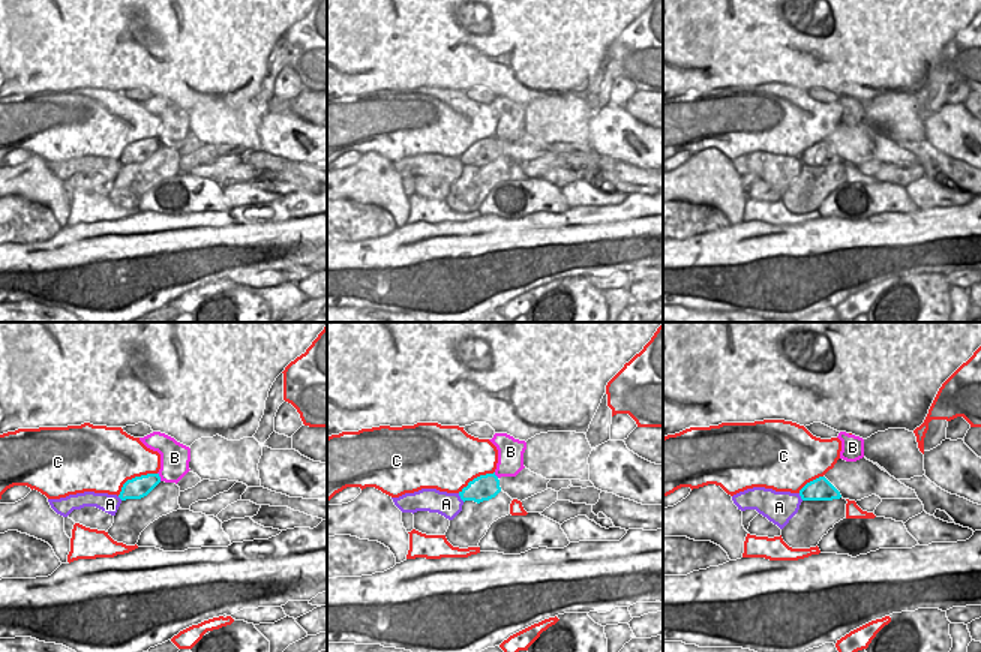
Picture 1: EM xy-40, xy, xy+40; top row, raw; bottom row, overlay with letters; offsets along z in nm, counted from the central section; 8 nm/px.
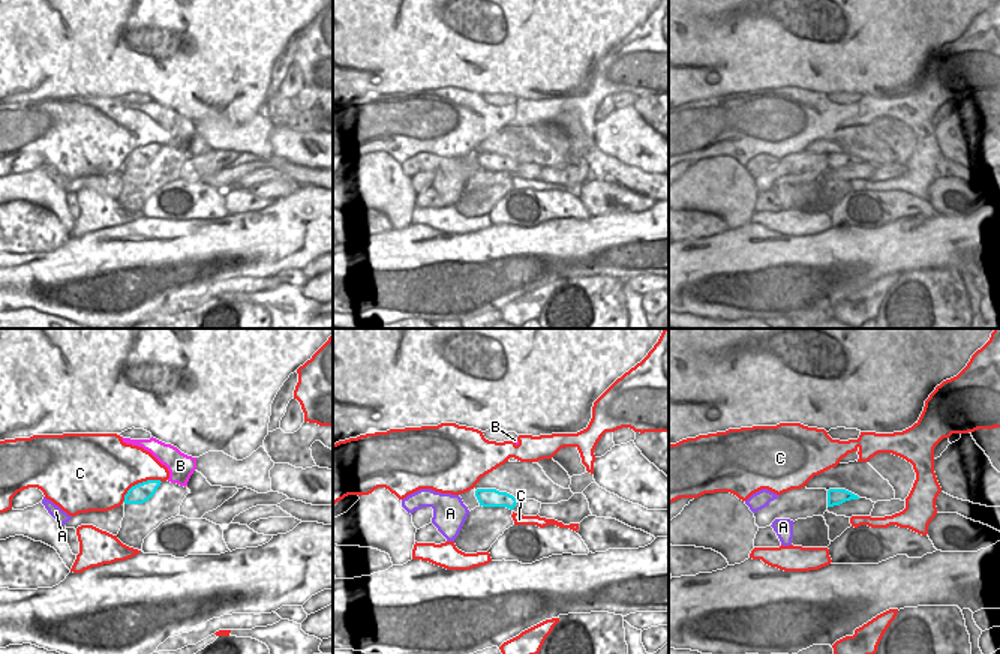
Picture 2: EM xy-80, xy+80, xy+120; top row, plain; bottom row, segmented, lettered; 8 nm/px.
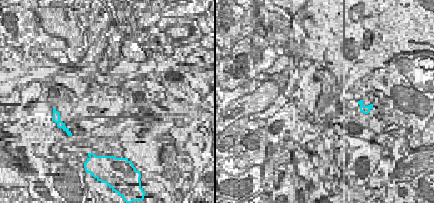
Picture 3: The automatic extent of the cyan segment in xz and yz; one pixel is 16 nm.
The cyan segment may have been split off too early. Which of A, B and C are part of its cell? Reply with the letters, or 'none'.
none

